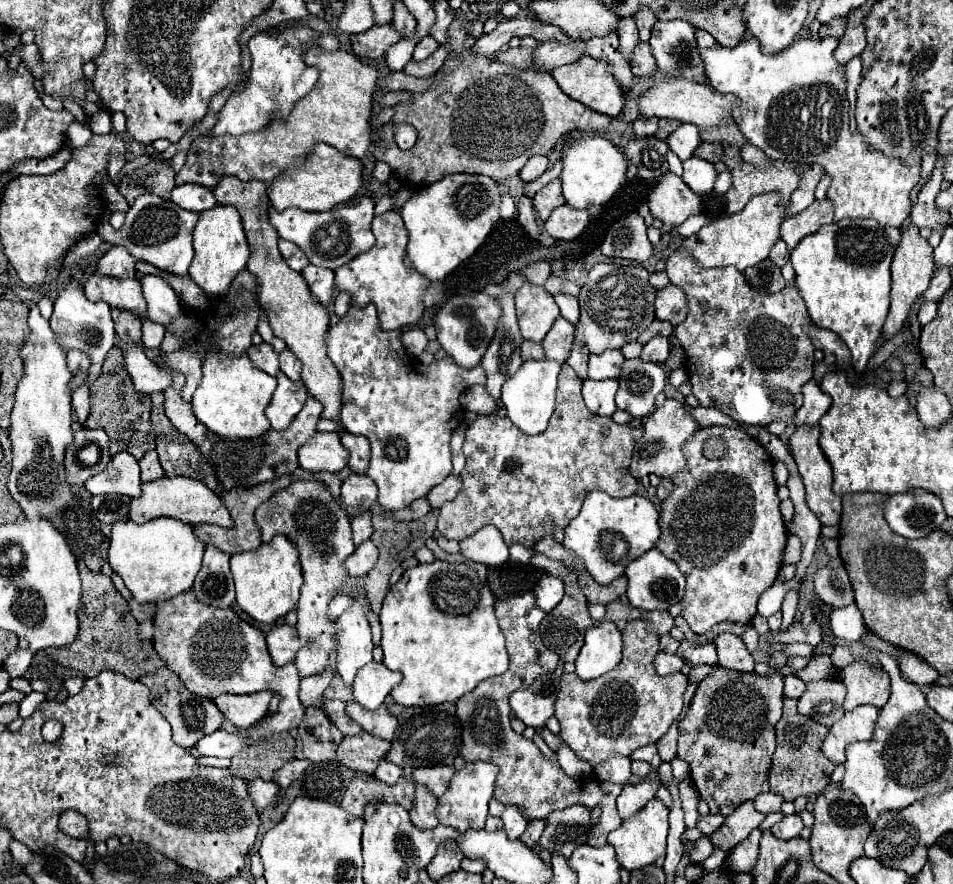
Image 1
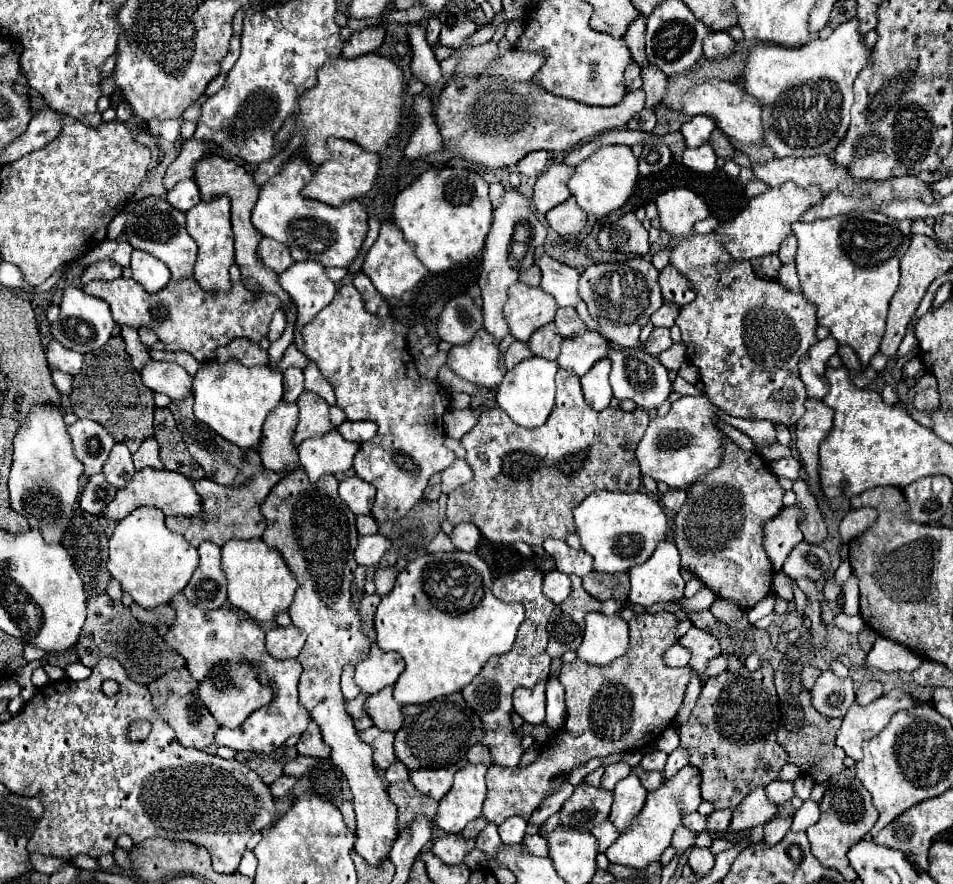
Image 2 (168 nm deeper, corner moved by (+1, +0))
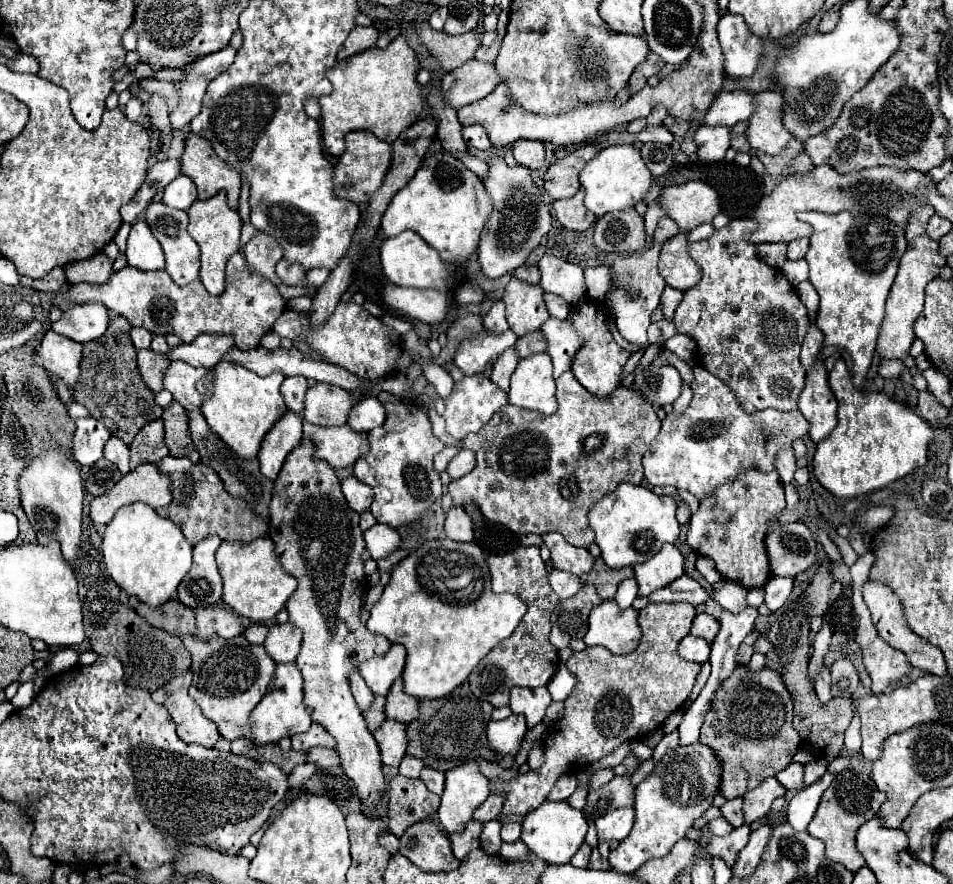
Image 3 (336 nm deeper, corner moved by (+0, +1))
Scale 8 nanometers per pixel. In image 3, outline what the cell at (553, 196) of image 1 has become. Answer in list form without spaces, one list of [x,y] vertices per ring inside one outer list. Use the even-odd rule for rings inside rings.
[[[584,145],[578,151],[566,155],[564,159],[556,161],[544,173],[544,193],[550,197],[550,201],[558,201],[558,199],[576,195],[576,191],[580,189],[578,173],[586,165],[586,161],[594,157],[594,153],[596,151],[592,145]]]

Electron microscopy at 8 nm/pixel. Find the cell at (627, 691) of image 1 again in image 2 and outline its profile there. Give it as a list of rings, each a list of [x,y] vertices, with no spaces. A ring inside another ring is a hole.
[[[671,612],[635,614],[629,622],[631,644],[625,656],[605,666],[595,666],[579,658],[563,664],[559,680],[565,686],[565,724],[561,730],[553,732],[549,744],[527,768],[489,766],[485,776],[487,798],[483,804],[483,816],[489,822],[501,824],[511,816],[529,820],[543,796],[551,790],[553,778],[589,762],[595,756],[641,750],[653,744],[661,732],[673,724],[693,672],[689,666],[669,668],[663,662],[665,650],[679,642],[679,636],[675,634],[677,626],[679,620]]]

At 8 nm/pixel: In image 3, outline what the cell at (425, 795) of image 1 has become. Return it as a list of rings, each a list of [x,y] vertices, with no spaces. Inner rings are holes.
[[[384,833],[384,835],[380,835],[378,843],[382,843],[382,847],[388,849],[392,855],[394,855],[394,853],[400,853],[400,841],[398,841],[398,837],[392,835],[392,833]]]

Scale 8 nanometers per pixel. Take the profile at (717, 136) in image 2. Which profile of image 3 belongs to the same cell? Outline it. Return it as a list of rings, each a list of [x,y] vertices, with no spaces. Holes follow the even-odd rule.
[[[736,123],[730,129],[730,147],[736,149],[736,151],[750,151],[750,145],[746,141],[744,129],[746,129],[746,123]]]

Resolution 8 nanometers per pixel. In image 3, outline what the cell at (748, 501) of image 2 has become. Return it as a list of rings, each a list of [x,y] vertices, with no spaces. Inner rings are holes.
[[[742,471],[742,475],[700,501],[698,511],[690,517],[686,543],[698,555],[710,557],[724,581],[740,583],[746,589],[762,589],[770,579],[770,563],[764,547],[766,523],[784,507],[784,485],[776,471]]]

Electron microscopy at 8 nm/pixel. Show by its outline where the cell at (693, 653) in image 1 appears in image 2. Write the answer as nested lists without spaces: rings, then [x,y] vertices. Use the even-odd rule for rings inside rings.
[[[691,626],[689,632],[679,642],[685,644],[685,648],[691,648],[691,652],[693,652],[691,668],[697,672],[699,678],[703,676],[703,672],[707,668],[707,662],[721,654],[719,638],[711,632],[707,632],[707,630],[697,628],[697,626]]]

